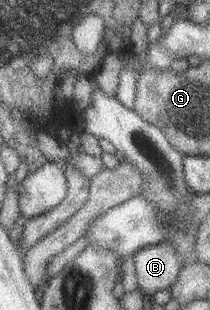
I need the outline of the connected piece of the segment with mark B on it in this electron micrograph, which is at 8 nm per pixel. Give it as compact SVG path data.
M165 241L142 248L133 254L134 288L144 294L169 288L181 267L179 255Z

